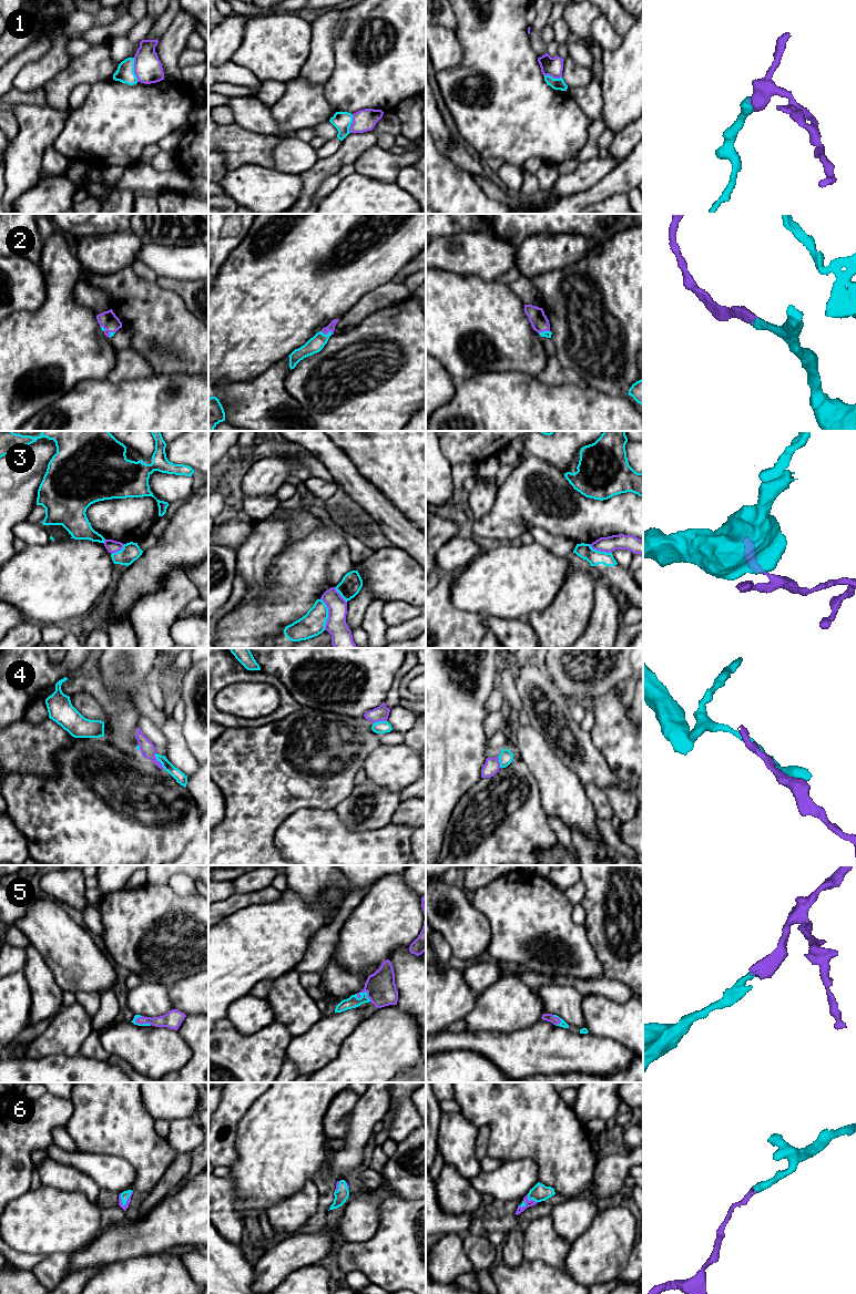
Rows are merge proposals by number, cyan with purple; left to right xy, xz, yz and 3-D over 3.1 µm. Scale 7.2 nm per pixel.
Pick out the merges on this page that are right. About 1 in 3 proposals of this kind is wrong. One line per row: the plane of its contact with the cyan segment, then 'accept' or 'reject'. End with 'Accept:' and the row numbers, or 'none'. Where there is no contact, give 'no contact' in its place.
1: xy | reject
2: xz | accept
3: xz | reject
4: xy | reject
5: xz | accept
6: xy | accept
Accept: 2, 5, 6

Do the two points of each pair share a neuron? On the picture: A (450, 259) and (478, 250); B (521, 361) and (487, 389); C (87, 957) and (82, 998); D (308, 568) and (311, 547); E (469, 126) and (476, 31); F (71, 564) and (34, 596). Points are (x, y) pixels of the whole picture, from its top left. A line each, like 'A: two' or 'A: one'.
A: one
B: two
C: two
D: one
E: one
F: one

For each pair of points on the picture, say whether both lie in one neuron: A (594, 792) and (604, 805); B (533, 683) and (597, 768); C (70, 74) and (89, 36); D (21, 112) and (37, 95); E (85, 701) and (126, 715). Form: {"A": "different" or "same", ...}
{"A": "same", "B": "same", "C": "different", "D": "different", "E": "different"}

